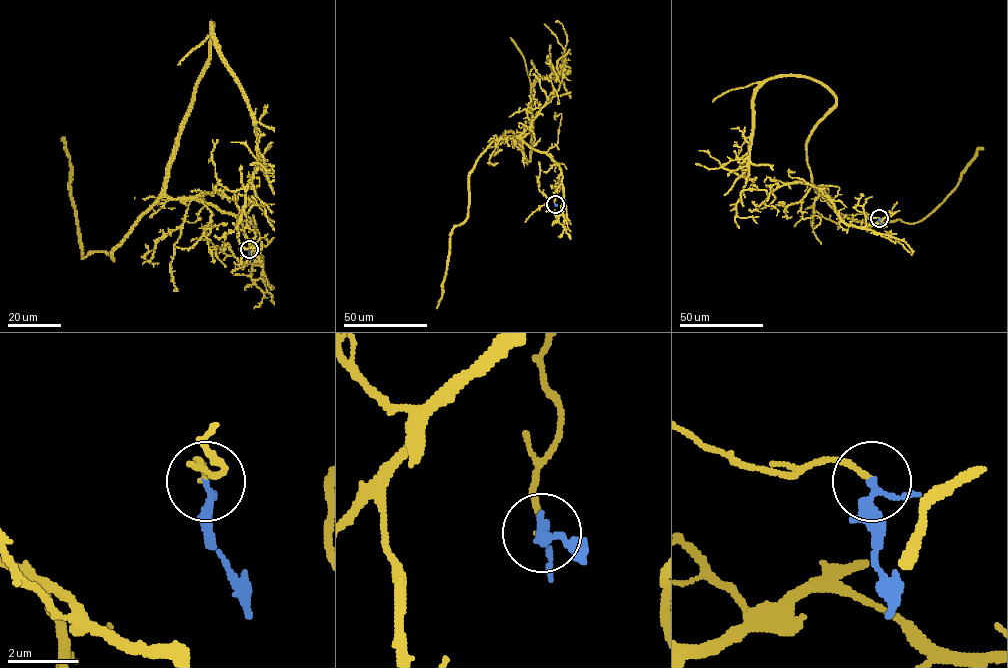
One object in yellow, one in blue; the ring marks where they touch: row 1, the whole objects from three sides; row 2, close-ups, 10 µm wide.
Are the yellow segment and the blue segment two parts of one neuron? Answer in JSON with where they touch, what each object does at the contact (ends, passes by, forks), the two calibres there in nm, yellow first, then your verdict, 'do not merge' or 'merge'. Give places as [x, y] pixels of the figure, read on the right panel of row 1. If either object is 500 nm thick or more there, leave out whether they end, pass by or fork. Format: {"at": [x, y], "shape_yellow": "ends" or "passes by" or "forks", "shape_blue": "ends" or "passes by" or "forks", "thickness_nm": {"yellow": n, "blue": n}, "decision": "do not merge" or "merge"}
{"at": [879, 218], "shape_yellow": "ends", "shape_blue": "passes by", "thickness_nm": {"yellow": 160, "blue": 180}, "decision": "merge"}

